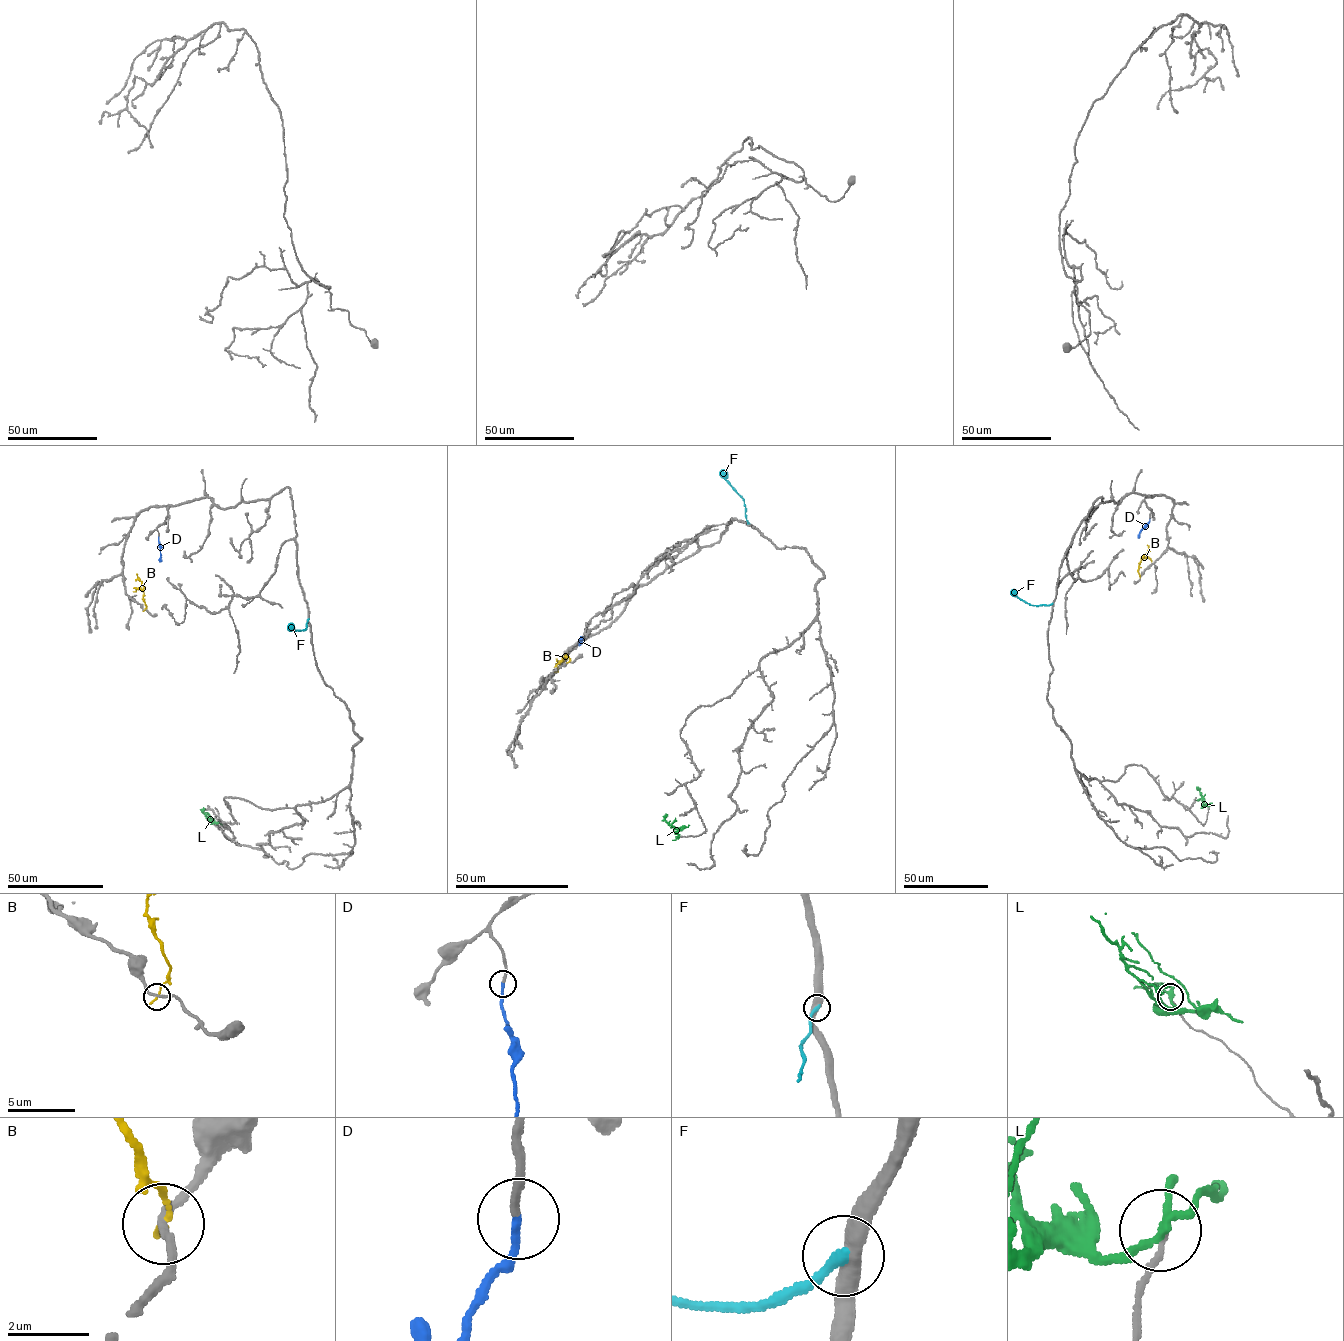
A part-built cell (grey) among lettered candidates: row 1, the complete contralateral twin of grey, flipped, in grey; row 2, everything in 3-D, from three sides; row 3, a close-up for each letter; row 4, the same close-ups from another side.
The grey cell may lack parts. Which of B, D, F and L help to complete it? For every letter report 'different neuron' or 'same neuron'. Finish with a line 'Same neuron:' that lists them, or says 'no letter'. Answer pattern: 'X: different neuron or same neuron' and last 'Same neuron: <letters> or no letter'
B: different neuron
D: same neuron
F: different neuron
L: different neuron
Same neuron: D

